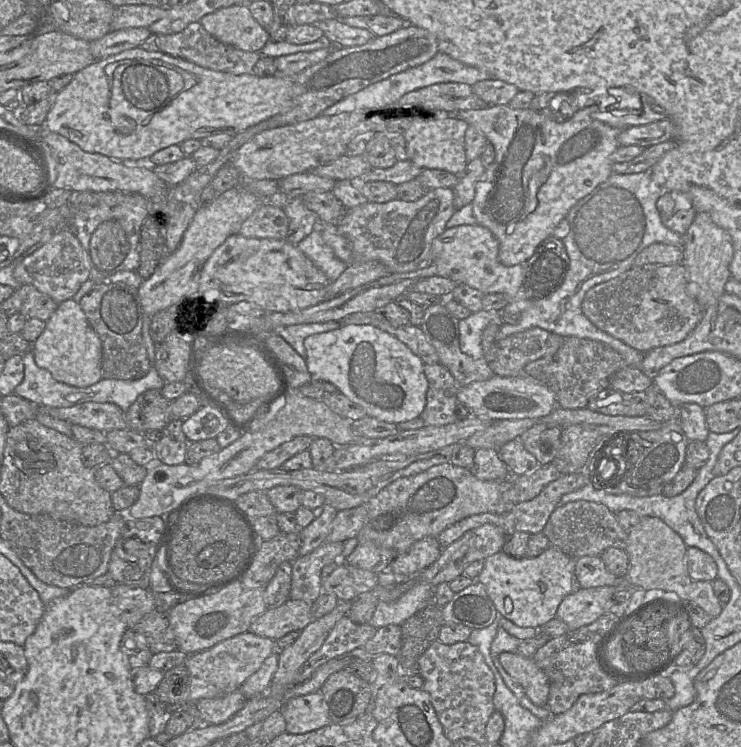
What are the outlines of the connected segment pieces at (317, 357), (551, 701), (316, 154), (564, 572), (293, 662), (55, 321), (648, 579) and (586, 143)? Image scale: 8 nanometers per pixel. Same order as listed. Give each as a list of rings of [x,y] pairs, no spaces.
[[[346,325],[308,336],[304,347],[310,374],[334,384],[340,393],[360,405],[367,416],[394,424],[421,416],[428,391],[424,363],[392,335],[371,325]]]
[[[605,613],[589,625],[551,638],[535,652],[533,660],[546,674],[549,681],[546,706],[552,715],[565,713],[581,695],[604,692],[616,685],[616,682],[601,670],[595,657],[595,646],[610,629],[614,618]]]
[[[356,110],[332,116],[319,115],[307,121],[265,130],[244,144],[231,164],[240,172],[242,180],[281,180],[290,175],[309,172],[342,156],[354,138],[384,130],[386,119],[372,112]]]
[[[554,546],[533,558],[513,558],[500,551],[484,560],[476,580],[485,586],[495,609],[504,618],[519,627],[536,628],[555,618],[563,598],[576,588],[574,570],[575,559]]]
[[[339,600],[337,606],[323,617],[312,621],[299,638],[279,652],[278,668],[267,693],[263,696],[281,696],[297,683],[297,674],[308,658],[319,650],[336,623],[348,612],[351,601]]]
[[[68,299],[46,322],[46,328],[32,344],[36,364],[48,370],[55,380],[74,387],[88,387],[102,377],[102,344],[97,333],[89,325],[79,303]]]
[[[650,516],[640,517],[639,523],[628,532],[625,551],[629,558],[629,568],[625,578],[633,588],[675,592],[682,603],[693,603],[712,618],[717,617],[724,606],[715,595],[711,581],[693,580],[689,576],[687,548],[679,534],[661,519]]]
[[[509,105],[486,106],[483,109],[460,111],[454,115],[482,132],[488,142],[492,144],[495,149],[496,154],[494,161],[487,166],[483,177],[476,184],[476,194],[472,205],[473,214],[478,222],[477,224],[488,228],[498,240],[498,258],[505,266],[524,264],[528,259],[530,259],[538,245],[552,235],[555,227],[567,216],[570,209],[613,174],[612,166],[614,163],[612,161],[612,155],[619,148],[618,134],[620,130],[599,120],[591,119],[576,121],[571,118],[564,121],[558,121],[542,115],[531,108],[513,109]]]

